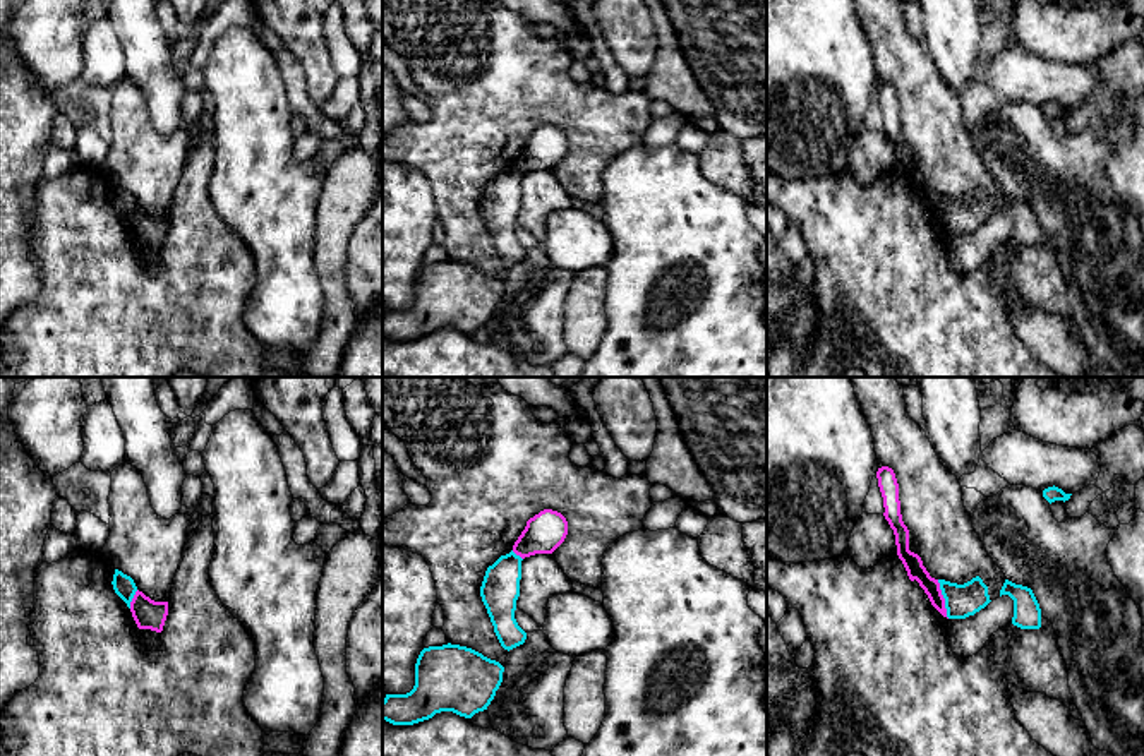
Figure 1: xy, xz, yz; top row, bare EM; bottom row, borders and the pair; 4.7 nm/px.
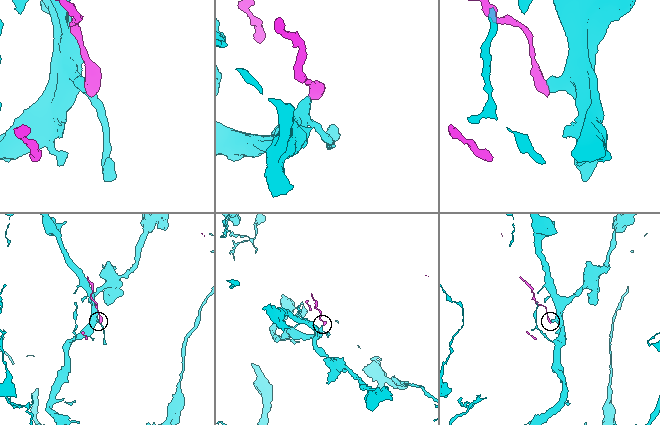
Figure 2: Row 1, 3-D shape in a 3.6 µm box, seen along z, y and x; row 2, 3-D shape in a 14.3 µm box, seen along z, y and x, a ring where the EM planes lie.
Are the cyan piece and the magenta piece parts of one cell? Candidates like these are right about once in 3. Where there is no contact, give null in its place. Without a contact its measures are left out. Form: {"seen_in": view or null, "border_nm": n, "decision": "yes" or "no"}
{"seen_in": "yz", "border_nm": 190, "decision": "no"}

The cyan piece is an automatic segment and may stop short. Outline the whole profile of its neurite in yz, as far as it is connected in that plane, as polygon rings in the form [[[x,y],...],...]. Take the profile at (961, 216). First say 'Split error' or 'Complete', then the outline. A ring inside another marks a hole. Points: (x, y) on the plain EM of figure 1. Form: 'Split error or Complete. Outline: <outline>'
Complete. Outline: [[[979,192],[964,201],[938,195],[948,235],[966,235],[984,225],[991,216]]]

